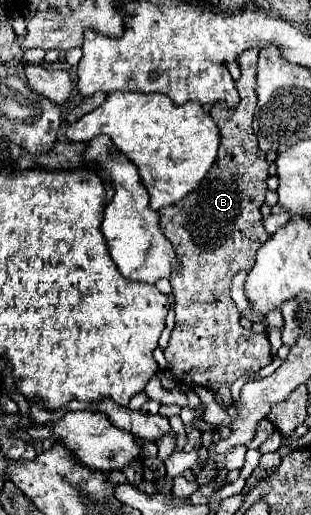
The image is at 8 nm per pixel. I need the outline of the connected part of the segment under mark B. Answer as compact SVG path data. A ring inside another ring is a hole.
M250 48L238 58L242 70L240 80L236 82L240 94L238 108L228 110L224 102L216 102L210 110L210 116L220 130L216 164L194 192L172 206L158 210L160 228L172 242L180 260L178 272L170 280L174 290L176 326L164 356L172 366L170 372L192 388L204 386L214 390L222 384L232 384L240 376L254 374L272 362L268 336L242 328L238 322L240 310L230 298L232 278L238 270L252 268L256 250L270 238L260 214L270 174L266 156L258 148L252 130L252 114L256 108L256 56L258 50Z

